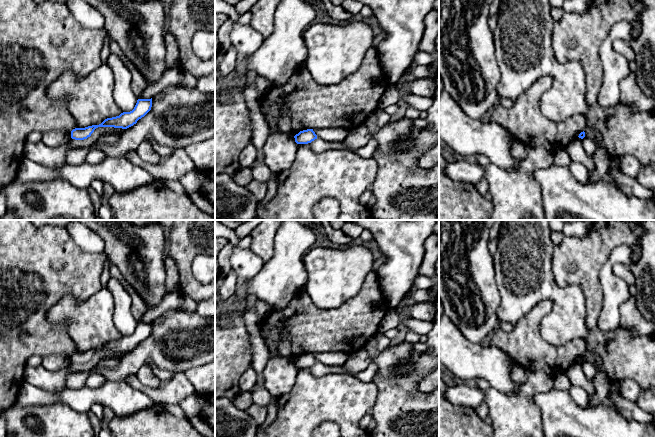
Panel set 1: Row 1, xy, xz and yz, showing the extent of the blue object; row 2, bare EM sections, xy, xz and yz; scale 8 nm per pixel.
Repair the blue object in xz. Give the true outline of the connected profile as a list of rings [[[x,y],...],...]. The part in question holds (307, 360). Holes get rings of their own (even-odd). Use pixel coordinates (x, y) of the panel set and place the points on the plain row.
[[[307,353],[300,355],[294,360],[294,362],[297,368],[308,368],[317,363],[317,359],[313,355],[313,353]]]

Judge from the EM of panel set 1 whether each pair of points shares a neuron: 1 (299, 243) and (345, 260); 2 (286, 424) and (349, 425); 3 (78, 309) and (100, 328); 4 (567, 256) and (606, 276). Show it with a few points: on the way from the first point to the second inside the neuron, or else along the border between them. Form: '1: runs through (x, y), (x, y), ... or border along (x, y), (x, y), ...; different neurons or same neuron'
1: border along (313, 247), (303, 259), (306, 270); different neurons
2: runs through (302, 415), (333, 415); same neuron
3: runs through (83, 314), (95, 326); same neuron
4: border along (612, 252), (603, 264), (599, 275), (602, 295); different neurons

